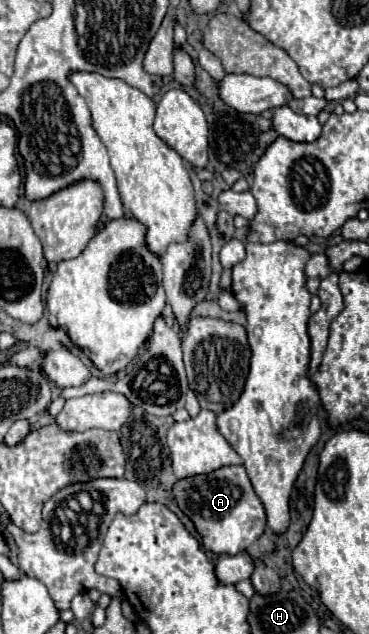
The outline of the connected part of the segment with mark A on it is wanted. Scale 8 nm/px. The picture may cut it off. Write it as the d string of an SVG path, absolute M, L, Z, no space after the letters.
M230 465L208 475L180 479L174 485L174 497L178 507L194 521L196 531L202 535L204 549L212 553L236 555L246 551L258 541L268 525L266 509L256 495L244 465Z

